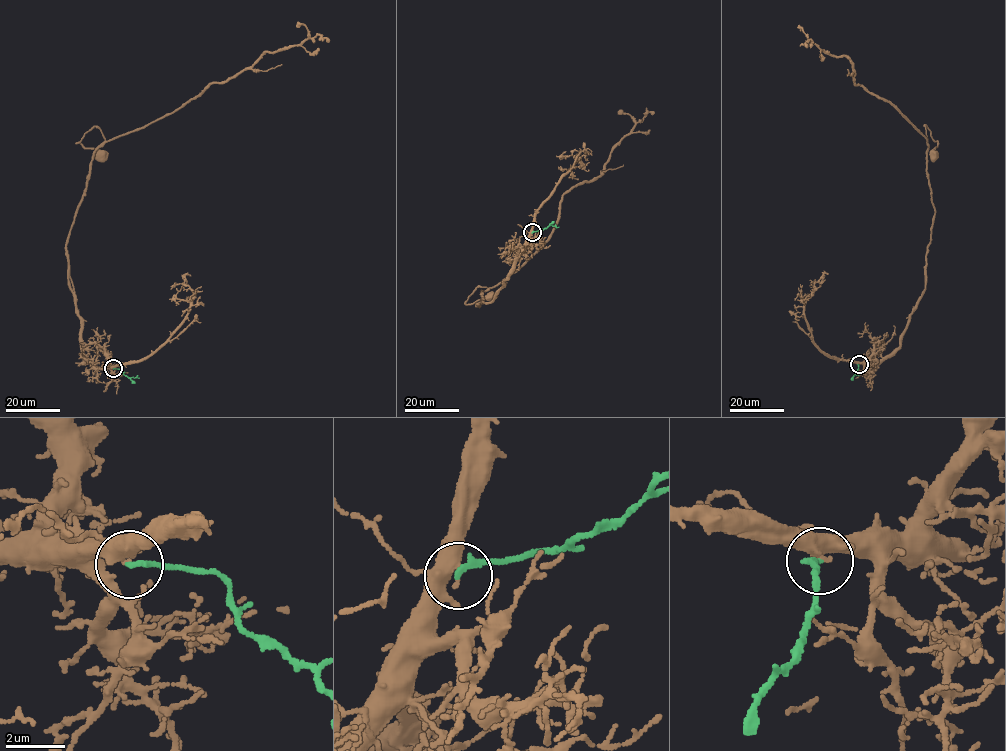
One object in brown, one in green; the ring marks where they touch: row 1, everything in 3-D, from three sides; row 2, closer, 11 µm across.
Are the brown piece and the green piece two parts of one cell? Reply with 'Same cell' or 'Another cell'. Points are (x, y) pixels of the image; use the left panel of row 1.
Another cell

